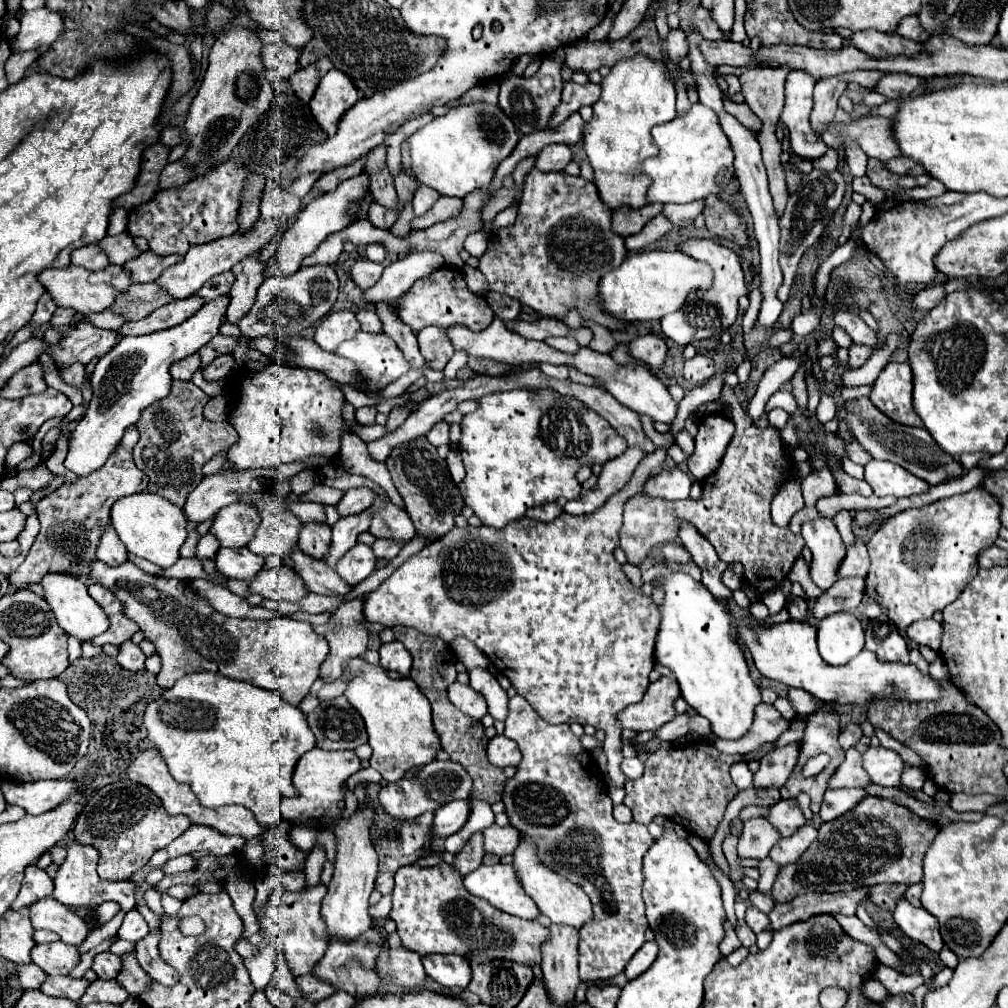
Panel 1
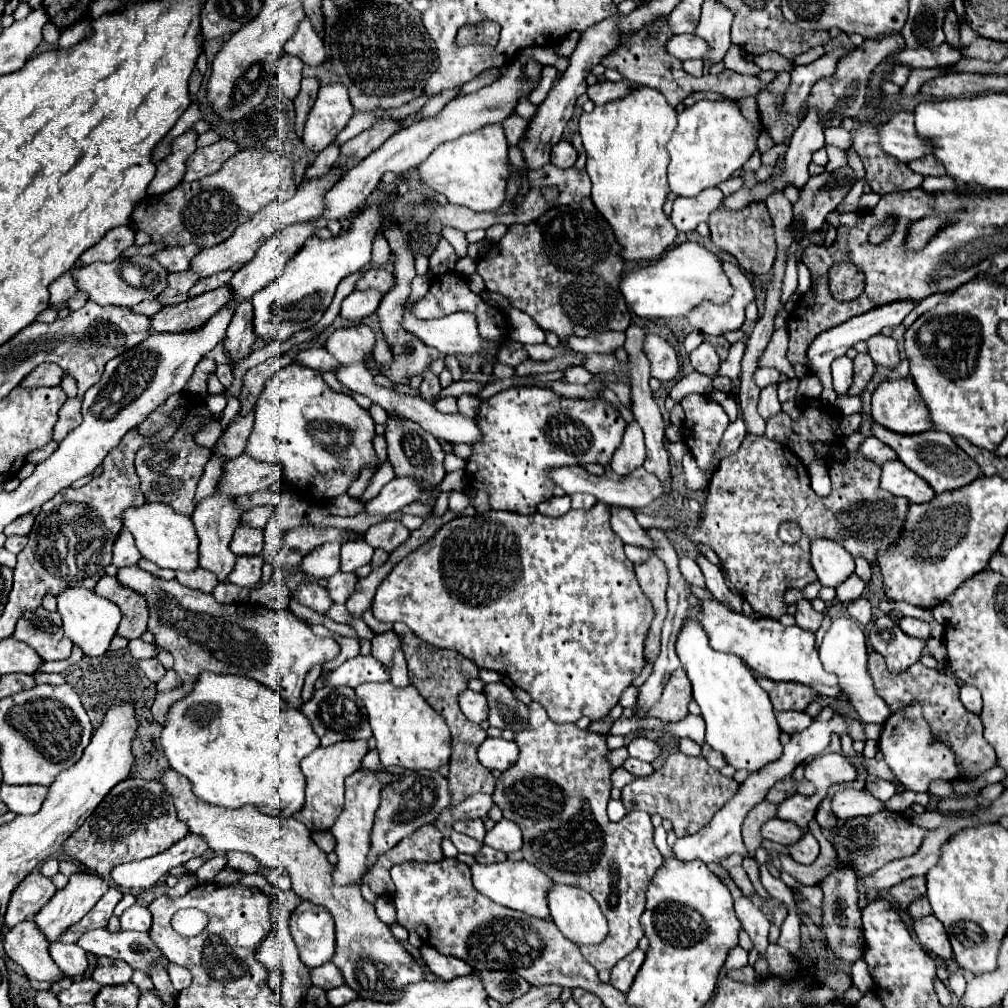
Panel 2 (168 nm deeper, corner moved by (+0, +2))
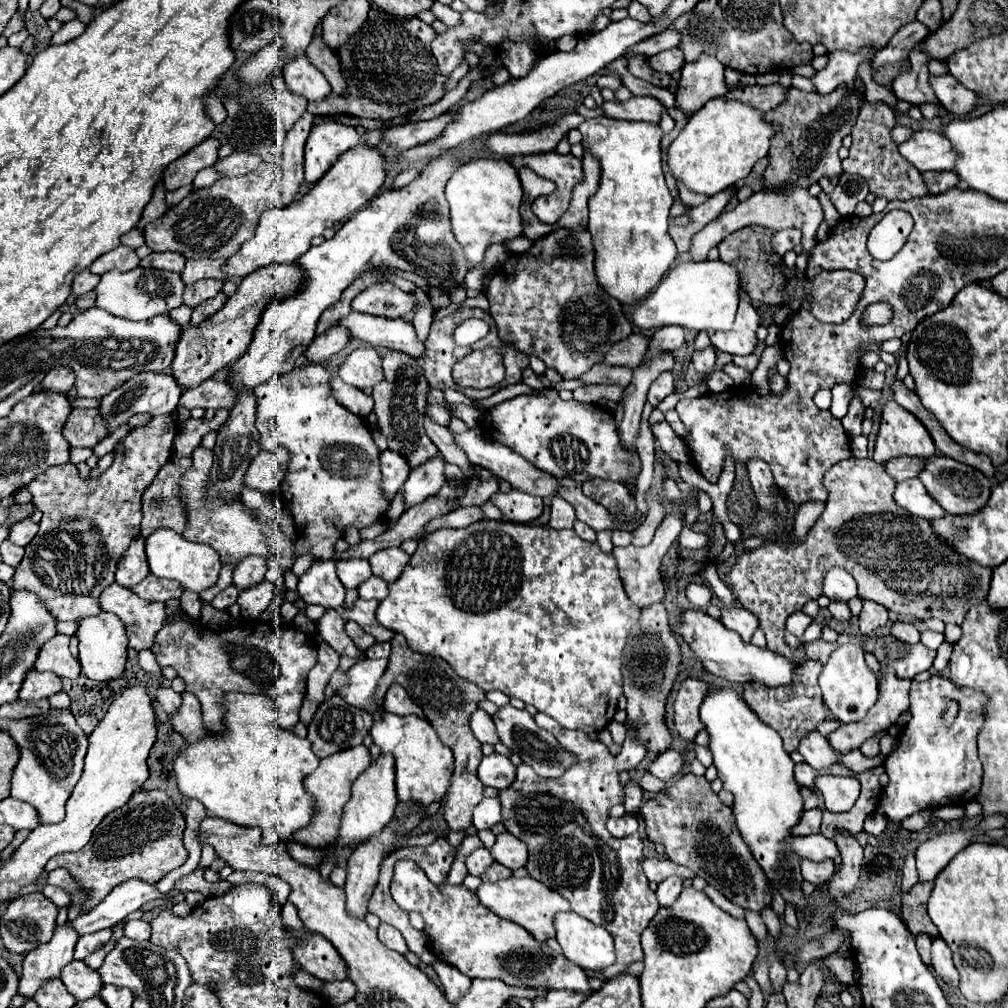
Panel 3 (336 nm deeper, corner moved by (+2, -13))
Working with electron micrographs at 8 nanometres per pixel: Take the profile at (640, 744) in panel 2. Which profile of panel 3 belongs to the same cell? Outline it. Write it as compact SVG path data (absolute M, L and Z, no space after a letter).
M667 750L667 752L659 754L659 756L647 766L647 770L649 770L653 776L657 776L659 780L669 780L669 778L673 778L673 776L681 770L681 766L683 766L683 756L681 756L679 752L675 752L675 750Z

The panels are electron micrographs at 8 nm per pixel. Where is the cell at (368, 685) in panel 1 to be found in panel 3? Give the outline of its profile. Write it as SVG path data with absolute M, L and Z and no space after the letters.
M381 710L379 720L371 728L373 742L381 748L381 754L391 754L395 758L397 770L397 798L399 800L419 800L429 806L435 800L441 800L449 788L449 776L453 772L453 752L447 748L433 726L415 714L397 716Z

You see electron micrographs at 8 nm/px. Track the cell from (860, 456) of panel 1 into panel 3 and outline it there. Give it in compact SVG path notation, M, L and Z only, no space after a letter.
M895 458L887 464L883 464L883 468L887 474L891 474L891 478L901 482L901 480L917 476L917 472L921 472L923 464L925 464L925 460L921 460L921 458Z

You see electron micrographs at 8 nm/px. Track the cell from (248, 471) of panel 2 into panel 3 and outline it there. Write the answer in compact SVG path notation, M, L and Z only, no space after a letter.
M277 448L273 452L260 452L249 464L245 472L245 486L263 494L271 494L279 488L289 463L289 452L286 448Z

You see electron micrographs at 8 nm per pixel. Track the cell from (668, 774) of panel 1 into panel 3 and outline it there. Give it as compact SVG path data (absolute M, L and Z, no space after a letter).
M683 774L679 780L669 784L663 792L659 792L655 798L649 798L641 806L641 816L647 828L647 838L651 842L661 842L665 846L665 852L669 860L675 864L683 864L697 872L697 876L705 878L709 886L717 888L723 896L727 896L731 902L759 912L761 908L771 904L771 890L767 886L767 878L763 870L759 868L757 860L753 858L751 850L743 842L737 824L735 824L735 814L731 806L725 806L719 796L711 790L711 784L705 780L705 776L695 776L695 774Z

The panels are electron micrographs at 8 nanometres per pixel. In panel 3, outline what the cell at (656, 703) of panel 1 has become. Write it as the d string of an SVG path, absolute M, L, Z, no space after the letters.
M687 678L687 680L683 680L681 690L677 692L677 698L673 702L675 730L687 742L693 742L697 732L703 728L703 722L699 720L699 706L701 706L705 692L707 692L705 682Z

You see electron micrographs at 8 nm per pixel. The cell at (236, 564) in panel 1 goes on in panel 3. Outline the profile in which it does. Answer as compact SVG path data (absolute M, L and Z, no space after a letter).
M269 580L259 582L255 588L245 588L239 592L237 604L241 606L241 616L243 618L257 618L273 600L275 596L275 586Z

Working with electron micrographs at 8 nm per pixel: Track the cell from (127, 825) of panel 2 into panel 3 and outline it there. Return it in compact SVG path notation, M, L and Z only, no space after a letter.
M141 790L131 796L131 800L107 814L95 828L89 844L79 852L53 856L45 870L67 868L73 878L89 892L87 908L99 904L117 884L129 878L141 878L149 884L159 882L167 872L181 866L187 860L187 850L183 846L185 818L181 810L171 802L171 798L161 790Z

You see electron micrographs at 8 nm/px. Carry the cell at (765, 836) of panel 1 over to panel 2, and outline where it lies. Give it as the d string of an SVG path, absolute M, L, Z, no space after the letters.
M769 819L763 825L761 833L769 841L793 845L795 841L799 841L801 837L805 837L809 833L809 827L799 827L799 825L793 825L791 821L783 821L783 819Z

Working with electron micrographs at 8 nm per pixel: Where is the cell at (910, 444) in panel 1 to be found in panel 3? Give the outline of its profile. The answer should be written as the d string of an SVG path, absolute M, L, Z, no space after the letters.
M933 454L931 458L927 458L927 464L917 478L923 482L929 496L937 500L947 514L973 514L987 504L991 494L991 482L983 476L983 472L941 454Z

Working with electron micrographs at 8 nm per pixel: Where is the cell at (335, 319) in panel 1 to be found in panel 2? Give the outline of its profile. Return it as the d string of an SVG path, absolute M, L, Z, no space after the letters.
M367 325L337 329L325 343L325 349L341 363L363 363L365 355L373 353L375 347L375 333Z

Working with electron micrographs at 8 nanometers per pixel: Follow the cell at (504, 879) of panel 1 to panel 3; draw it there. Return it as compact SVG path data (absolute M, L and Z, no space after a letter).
M529 876L525 878L507 878L507 880L499 880L495 884L481 884L477 888L477 898L483 906L491 908L491 912L499 914L499 918L503 920L511 920L519 926L523 926L525 930L529 930L537 940L545 940L549 936L555 936L555 928L553 928L553 916L555 912L567 912L571 910L567 900L557 894L555 890L547 888L545 884L541 884L539 880L533 880Z

